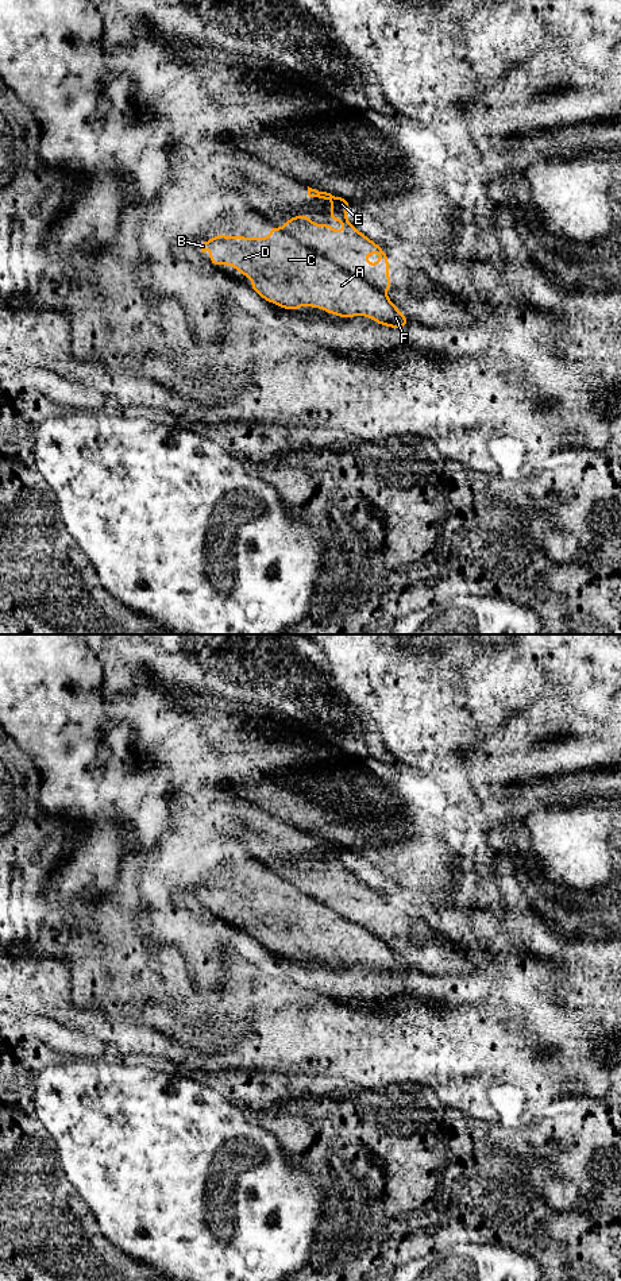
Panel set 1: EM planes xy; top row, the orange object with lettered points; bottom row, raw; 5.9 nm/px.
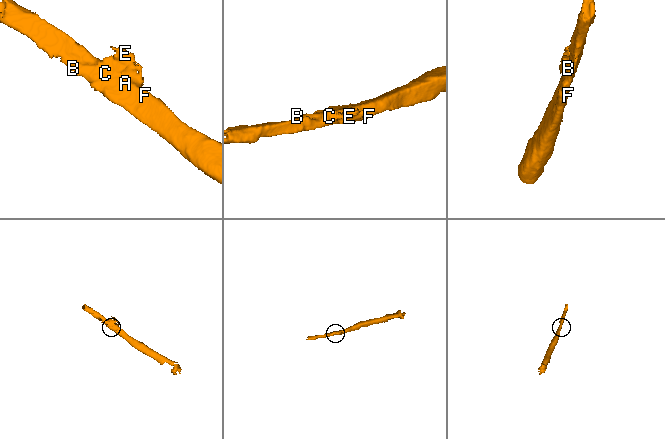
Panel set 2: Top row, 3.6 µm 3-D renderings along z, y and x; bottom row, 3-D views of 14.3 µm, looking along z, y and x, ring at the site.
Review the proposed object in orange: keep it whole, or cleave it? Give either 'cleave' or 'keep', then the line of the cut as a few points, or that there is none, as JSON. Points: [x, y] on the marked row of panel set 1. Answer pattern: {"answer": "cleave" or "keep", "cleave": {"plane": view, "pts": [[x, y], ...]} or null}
{"answer": "cleave", "cleave": {"plane": "xy", "pts": [[285, 231], [311, 251], [327, 257], [384, 292]]}}

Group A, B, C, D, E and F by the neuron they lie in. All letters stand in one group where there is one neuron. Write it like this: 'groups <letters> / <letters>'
groups A B C D F / E

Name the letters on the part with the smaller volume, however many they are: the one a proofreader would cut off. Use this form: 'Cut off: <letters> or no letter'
Cut off: E

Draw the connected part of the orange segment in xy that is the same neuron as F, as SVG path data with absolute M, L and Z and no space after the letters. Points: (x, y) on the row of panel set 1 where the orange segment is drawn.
M273 224L269 238L213 235L200 248L201 252L212 248L207 258L212 265L234 266L252 279L251 289L256 294L284 309L298 310L308 305L343 319L367 316L393 329L409 325L385 292L310 252Z

